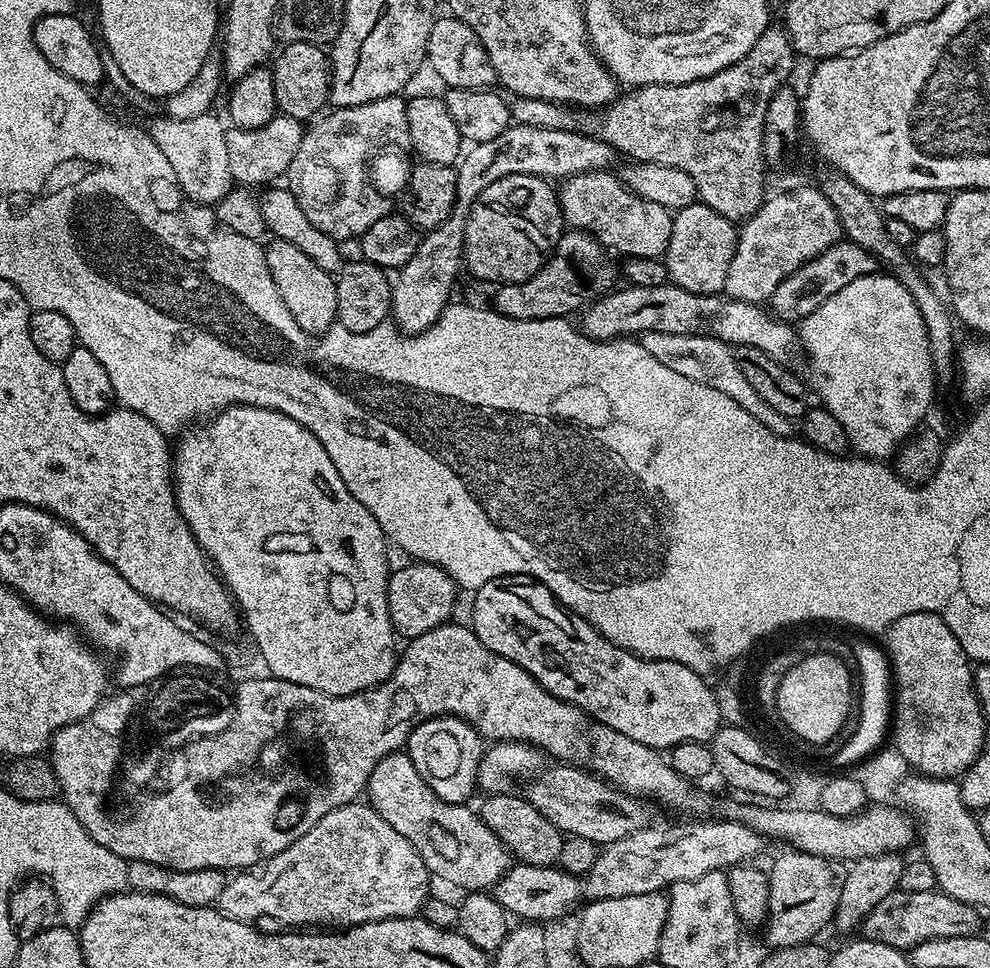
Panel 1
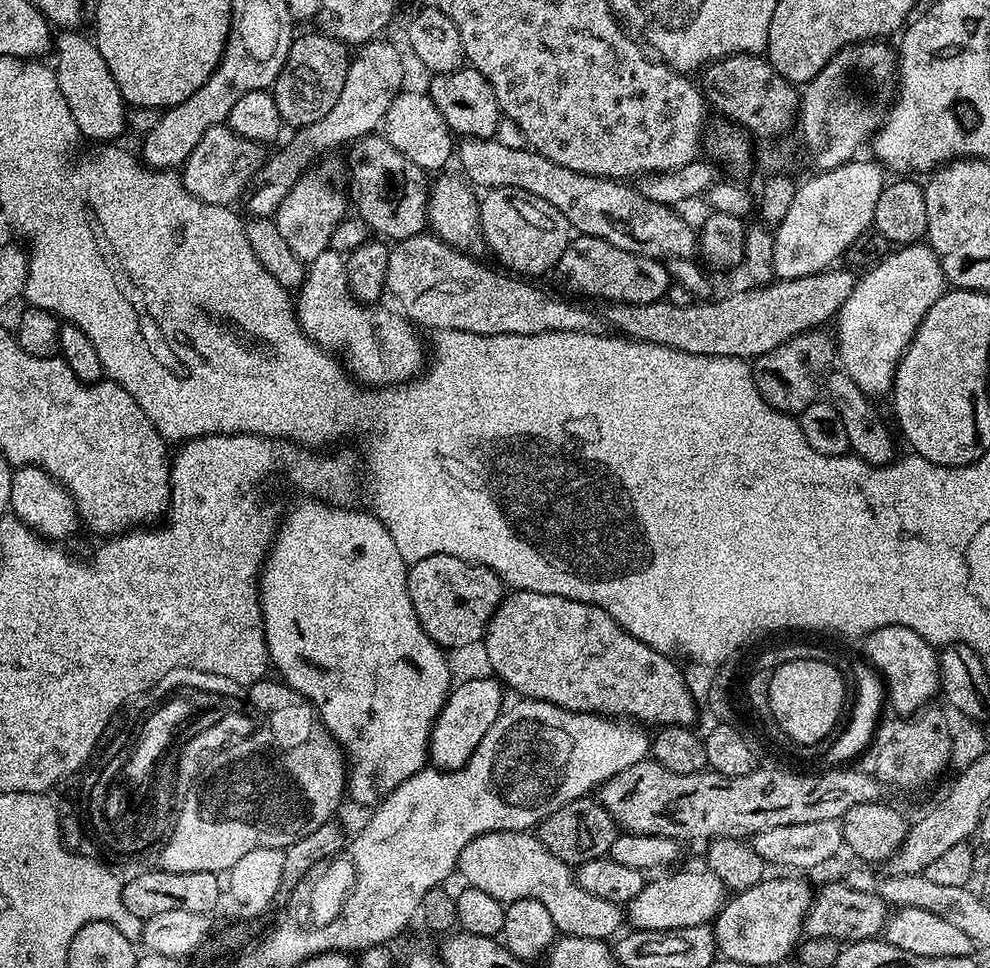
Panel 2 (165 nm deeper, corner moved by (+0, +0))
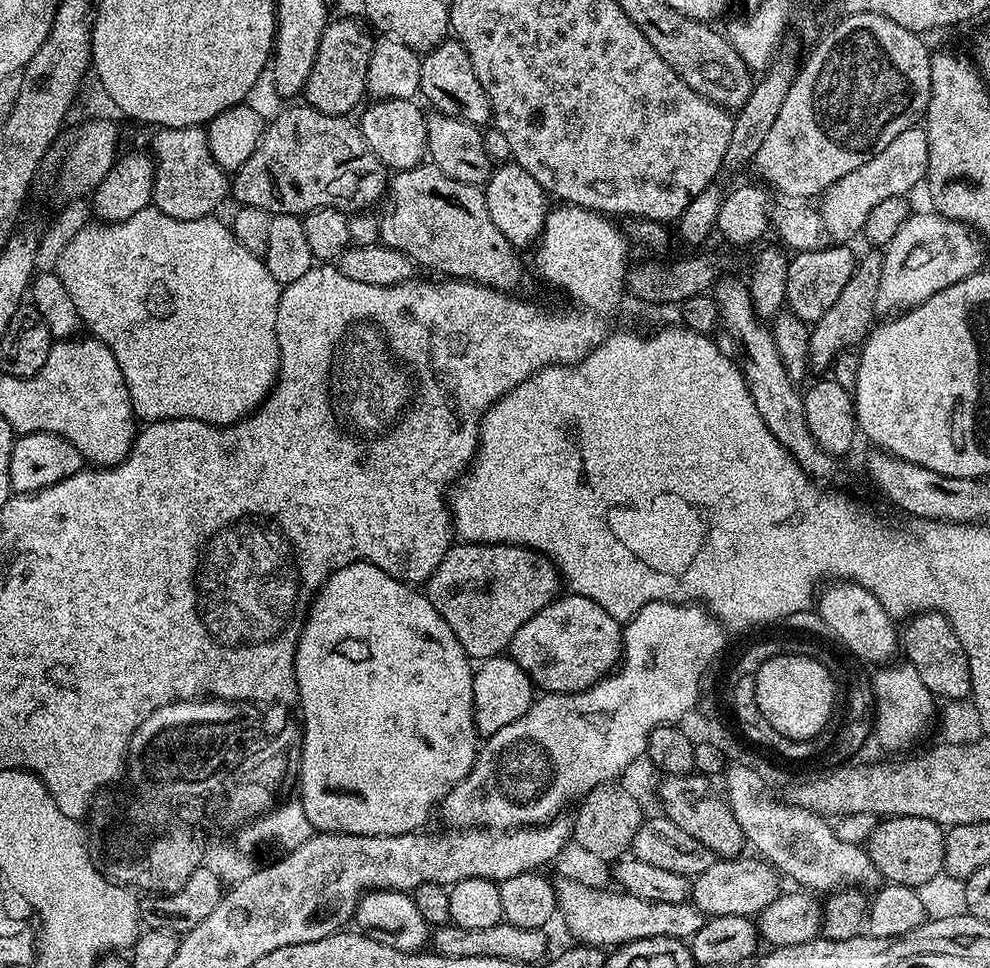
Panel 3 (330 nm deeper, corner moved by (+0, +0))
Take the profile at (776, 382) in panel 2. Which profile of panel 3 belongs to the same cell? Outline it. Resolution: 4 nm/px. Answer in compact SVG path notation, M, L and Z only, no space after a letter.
M880 250L868 251L872 252L857 259L854 274L850 274L850 280L843 287L842 294L838 294L834 306L830 306L830 310L826 310L826 314L822 314L822 318L815 321L811 327L810 360L813 365L820 364L827 367L841 352L859 345L877 319L876 299L878 286L882 282L884 254Z

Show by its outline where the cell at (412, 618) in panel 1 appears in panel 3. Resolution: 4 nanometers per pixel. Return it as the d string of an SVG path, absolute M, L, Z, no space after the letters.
M453 543L426 581L430 606L446 618L464 653L476 662L501 655L523 624L557 599L559 588L562 581L551 560L517 544Z

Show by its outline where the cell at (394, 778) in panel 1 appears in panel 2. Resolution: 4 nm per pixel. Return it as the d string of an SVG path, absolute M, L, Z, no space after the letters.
M484 832L469 842L460 854L458 876L469 888L483 890L507 906L516 900L537 900L546 906L557 933L578 938L608 940L626 920L621 905L594 898L581 887L569 865L564 864L546 846L539 835L527 832Z

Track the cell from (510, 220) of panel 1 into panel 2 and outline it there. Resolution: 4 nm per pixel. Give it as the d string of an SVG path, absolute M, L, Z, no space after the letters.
M490 188L479 197L478 203L480 232L484 236L487 251L492 251L508 267L505 269L509 273L520 278L534 278L530 276L540 276L543 272L551 273L555 269L558 258L562 258L568 245L570 229L564 215L554 206L550 206L550 202L517 188Z

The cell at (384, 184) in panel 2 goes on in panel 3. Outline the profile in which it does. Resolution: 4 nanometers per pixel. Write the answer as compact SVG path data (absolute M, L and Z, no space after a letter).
M296 102L293 108L284 108L277 114L273 120L267 121L262 138L258 142L258 146L254 150L254 154L250 154L250 158L246 158L246 162L242 162L240 169L235 172L230 180L230 196L236 199L237 205L243 206L249 204L258 210L266 210L272 216L299 216L312 212L315 208L337 208L338 211L351 214L361 210L368 210L373 207L372 203L379 201L385 195L386 189L390 183L389 169L385 168L384 163L371 152L366 146L366 142L362 138L359 127L355 123L351 124L348 116L327 116L318 110L308 107L307 103Z

